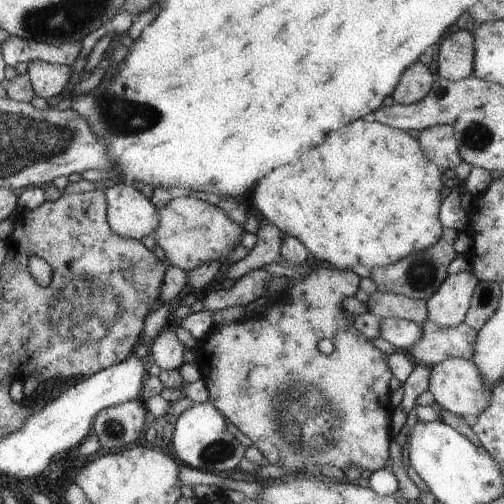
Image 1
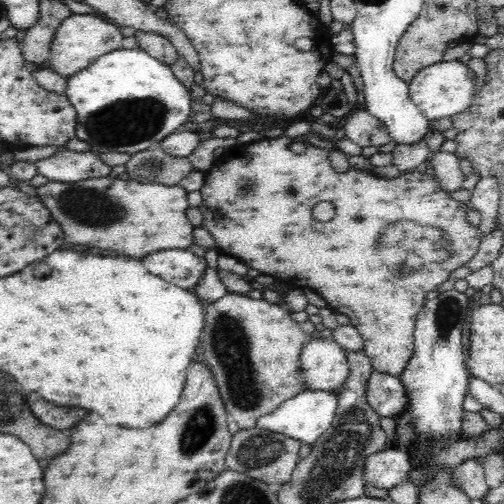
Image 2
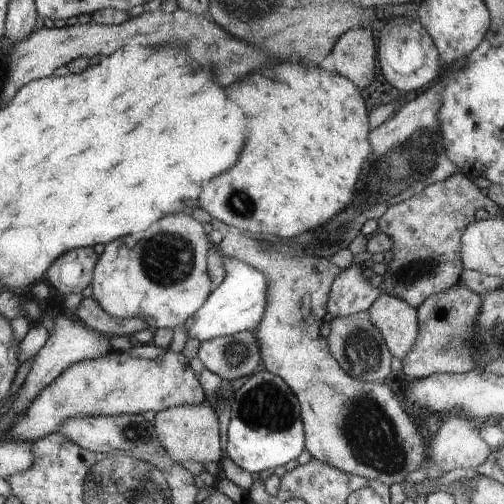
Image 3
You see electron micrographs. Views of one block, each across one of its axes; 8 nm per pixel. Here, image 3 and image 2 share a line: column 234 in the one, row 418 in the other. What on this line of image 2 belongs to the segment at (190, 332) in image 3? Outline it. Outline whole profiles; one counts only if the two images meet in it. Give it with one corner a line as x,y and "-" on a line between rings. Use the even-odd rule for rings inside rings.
306,390
302,394
292,396
290,400
282,402
282,406
278,406
278,410
258,418
256,428
272,430
272,432
284,434
288,438
294,438
300,444
310,444
312,446
332,426
334,416
336,416
336,408
338,408
338,392
328,392
328,390
312,392
312,390

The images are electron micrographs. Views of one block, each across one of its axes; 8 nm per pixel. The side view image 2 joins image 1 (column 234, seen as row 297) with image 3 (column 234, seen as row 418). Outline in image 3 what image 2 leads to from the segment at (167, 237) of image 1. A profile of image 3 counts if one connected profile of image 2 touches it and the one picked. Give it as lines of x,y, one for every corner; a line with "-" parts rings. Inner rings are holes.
225,234
217,244
219,252
227,258
237,258
255,270
267,276
267,306
261,324
255,330
261,362
265,364
265,372
271,372
285,380
289,390
297,396
301,408
301,422
305,430
305,450
311,454
311,460
319,460
329,464
343,474
351,474
357,478
365,478
367,482
379,482
385,486
403,484
405,476
411,470
419,470
427,466
427,444
411,418
401,408
401,402
387,388
387,384
379,382
363,382
355,380
345,370
341,370
339,362
331,356
327,340
319,336
319,328
323,324
323,316
327,312
327,298
331,290
331,282
339,276
339,268
329,260
321,260
315,256
285,256
281,252
269,252
267,242
257,242
245,234

